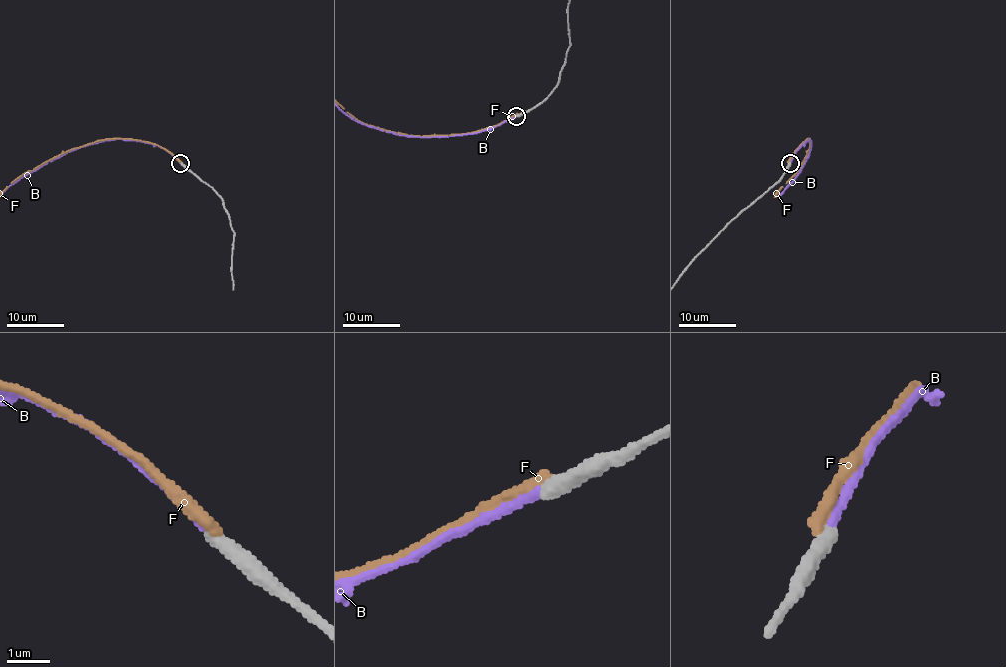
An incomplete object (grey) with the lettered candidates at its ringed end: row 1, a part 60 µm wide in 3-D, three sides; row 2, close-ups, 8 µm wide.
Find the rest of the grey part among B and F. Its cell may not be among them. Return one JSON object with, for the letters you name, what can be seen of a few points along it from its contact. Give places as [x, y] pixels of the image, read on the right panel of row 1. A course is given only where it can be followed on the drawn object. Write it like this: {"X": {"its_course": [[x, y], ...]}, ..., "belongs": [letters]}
{"belongs": ["B"]}

